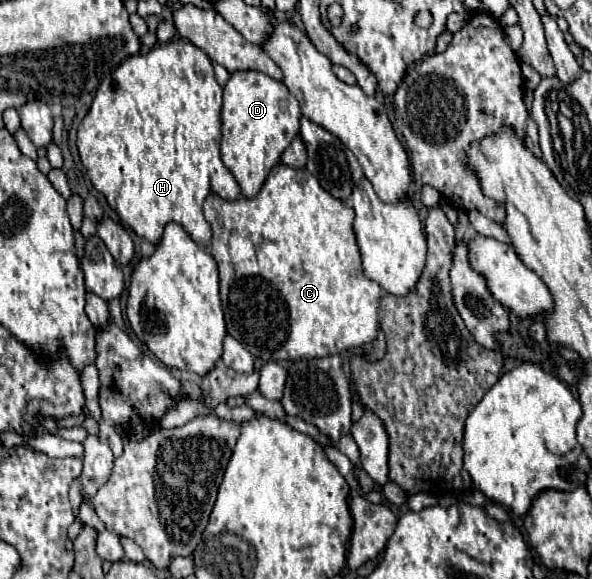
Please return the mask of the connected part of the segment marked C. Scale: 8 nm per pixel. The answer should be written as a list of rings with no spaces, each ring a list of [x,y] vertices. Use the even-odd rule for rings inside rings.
[[[276,164],[254,198],[234,202],[210,194],[204,200],[204,218],[212,226],[212,256],[220,268],[220,298],[228,334],[254,358],[282,362],[298,358],[324,358],[342,350],[372,344],[378,332],[378,302],[382,288],[368,280],[352,230],[354,212],[330,196],[318,180],[300,168]]]

